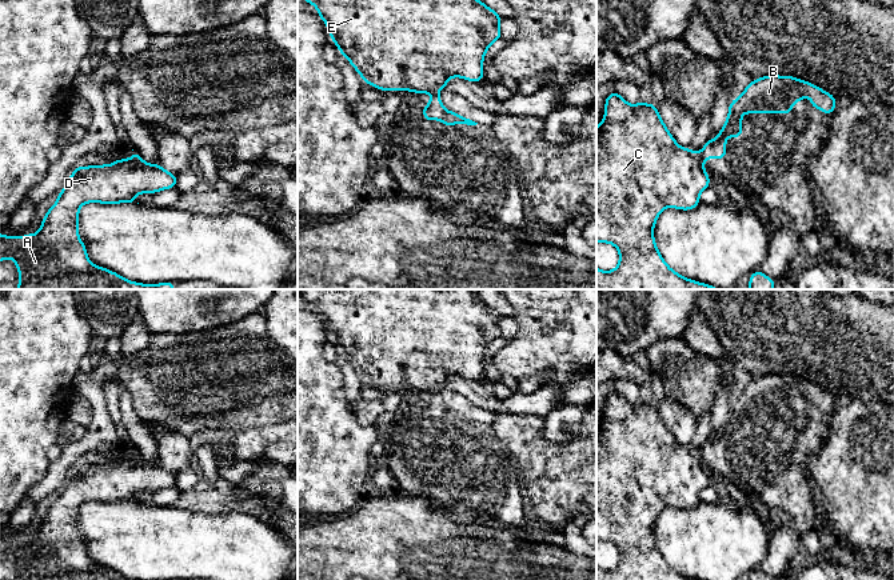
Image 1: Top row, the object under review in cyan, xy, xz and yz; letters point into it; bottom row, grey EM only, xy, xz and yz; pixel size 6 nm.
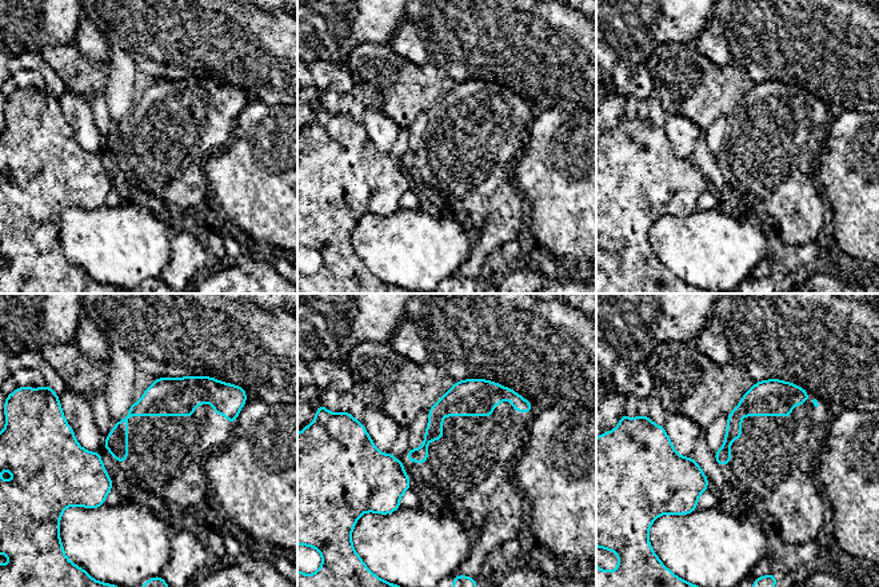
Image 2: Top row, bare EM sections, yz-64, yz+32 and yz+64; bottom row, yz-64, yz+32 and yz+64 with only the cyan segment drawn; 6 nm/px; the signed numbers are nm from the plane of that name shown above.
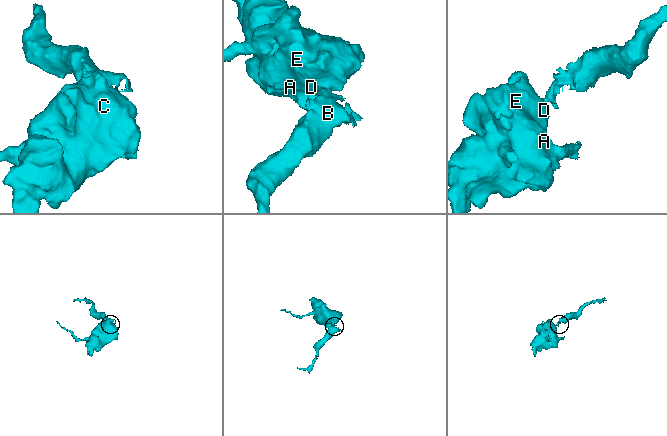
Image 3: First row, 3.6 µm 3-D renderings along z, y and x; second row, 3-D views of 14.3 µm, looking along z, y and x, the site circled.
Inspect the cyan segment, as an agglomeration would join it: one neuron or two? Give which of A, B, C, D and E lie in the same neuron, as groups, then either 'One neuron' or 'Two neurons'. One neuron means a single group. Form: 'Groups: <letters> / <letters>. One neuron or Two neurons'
Groups: A C D E / B. Two neurons

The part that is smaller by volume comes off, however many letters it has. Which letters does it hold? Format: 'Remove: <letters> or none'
Remove: B

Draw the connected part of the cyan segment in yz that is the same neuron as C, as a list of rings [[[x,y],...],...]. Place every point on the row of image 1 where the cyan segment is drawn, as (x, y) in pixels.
[[[612,92],[607,96],[604,105],[603,120],[596,127],[596,243],[608,243],[616,247],[619,251],[619,263],[615,269],[608,272],[600,271],[596,267],[596,289],[721,289],[686,279],[673,271],[659,253],[652,235],[656,219],[664,208],[671,207],[683,211],[694,209],[701,203],[699,195],[702,191],[710,187],[710,177],[705,171],[705,163],[699,153],[693,149],[682,148],[675,141],[659,116],[658,108],[655,108],[651,101],[647,104],[638,101],[635,105],[630,105],[620,95]]]

